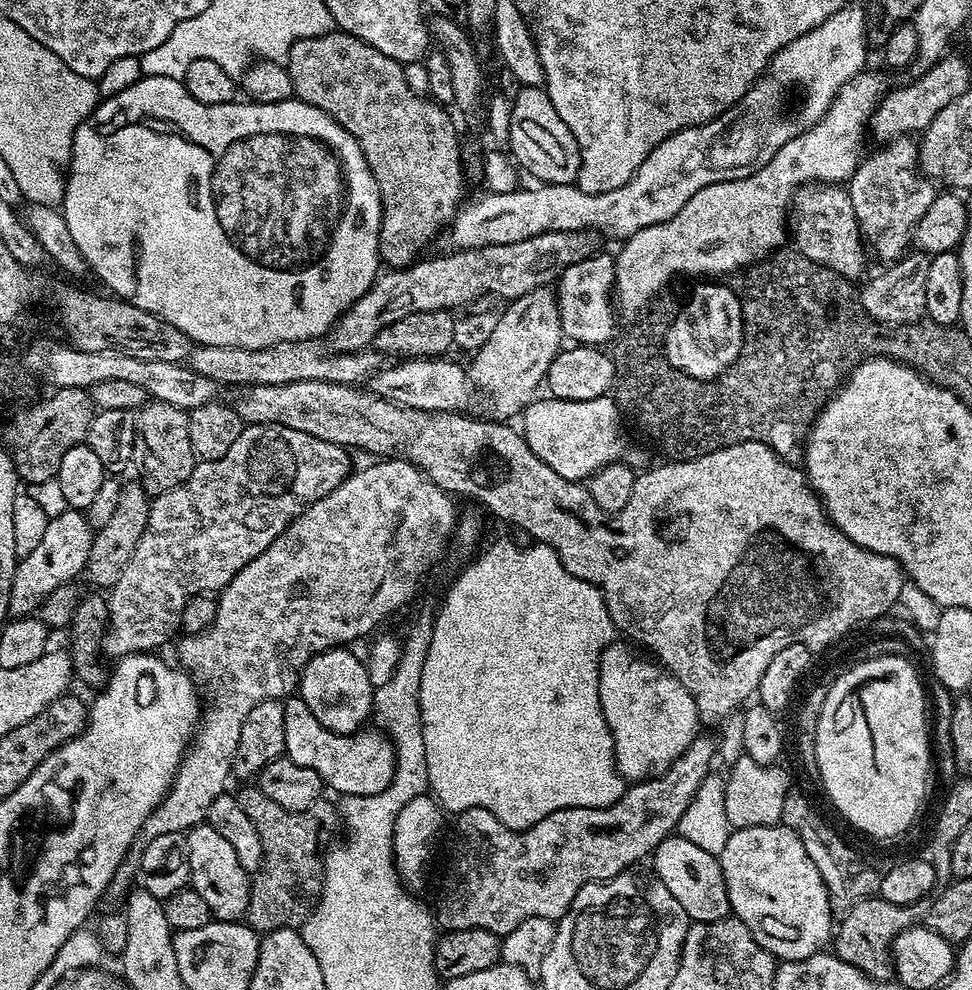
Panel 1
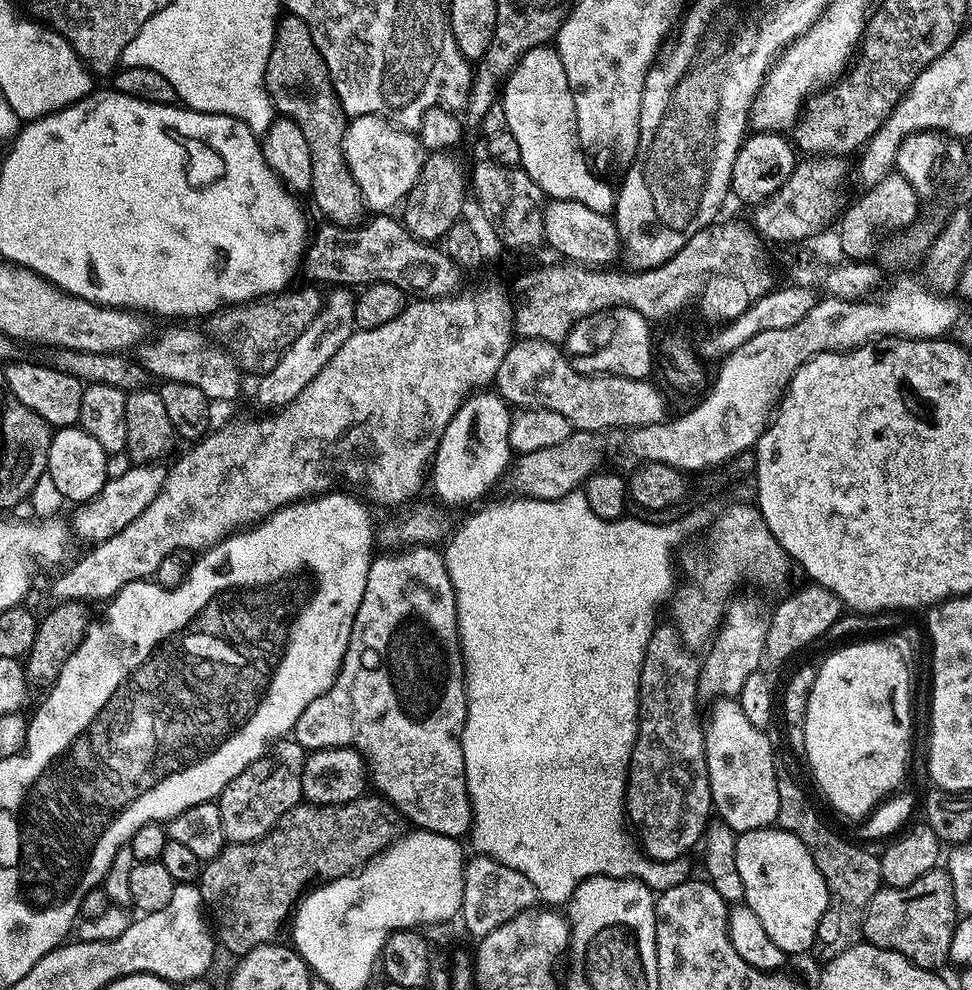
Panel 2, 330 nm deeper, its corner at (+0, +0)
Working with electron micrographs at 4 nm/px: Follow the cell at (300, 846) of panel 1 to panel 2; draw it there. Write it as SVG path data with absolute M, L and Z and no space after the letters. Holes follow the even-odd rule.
M365 794L359 796L357 800L351 800L345 804L298 803L272 827L272 831L266 833L266 835L260 840L251 840L245 844L229 843L214 859L207 861L207 863L201 867L198 877L198 887L202 894L202 898L204 899L207 915L210 917L211 923L214 925L214 936L218 941L219 947L221 949L224 947L226 951L233 952L233 957L239 958L245 956L247 952L254 950L258 946L273 943L273 941L279 937L276 935L279 934L280 927L282 927L283 924L285 927L286 921L291 917L298 901L313 887L313 885L317 882L337 880L343 876L350 876L359 872L364 865L370 864L373 858L379 856L380 853L386 851L387 848L391 848L395 840L400 839L402 835L400 824L402 825L402 817L389 800L385 800L384 797L379 794Z

